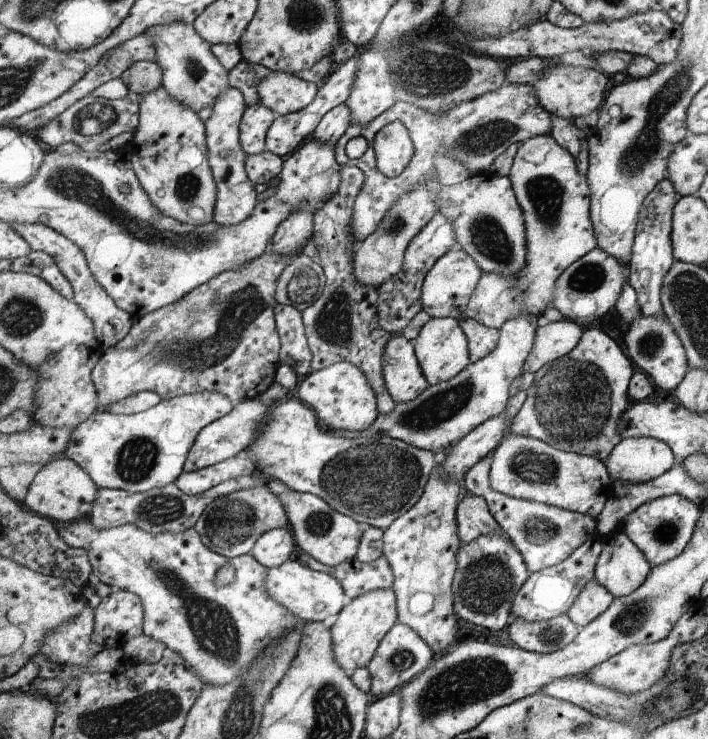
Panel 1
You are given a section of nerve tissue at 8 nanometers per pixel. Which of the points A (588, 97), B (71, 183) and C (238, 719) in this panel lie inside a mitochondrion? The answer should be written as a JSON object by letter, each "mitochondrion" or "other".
{"A":"other","B":"mitochondrion","C":"mitochondrion"}

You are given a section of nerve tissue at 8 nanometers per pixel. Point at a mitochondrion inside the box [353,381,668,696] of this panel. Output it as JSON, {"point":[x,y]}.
{"point":[487,580]}

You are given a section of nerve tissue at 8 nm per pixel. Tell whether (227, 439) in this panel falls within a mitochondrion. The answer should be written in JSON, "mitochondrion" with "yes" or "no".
{"mitochondrion":"yes"}

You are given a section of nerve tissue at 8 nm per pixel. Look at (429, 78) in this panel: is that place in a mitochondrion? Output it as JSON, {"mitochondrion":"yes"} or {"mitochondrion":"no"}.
{"mitochondrion":"yes"}

